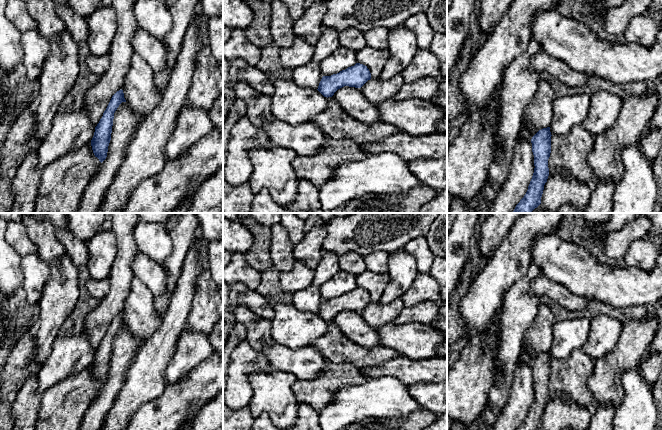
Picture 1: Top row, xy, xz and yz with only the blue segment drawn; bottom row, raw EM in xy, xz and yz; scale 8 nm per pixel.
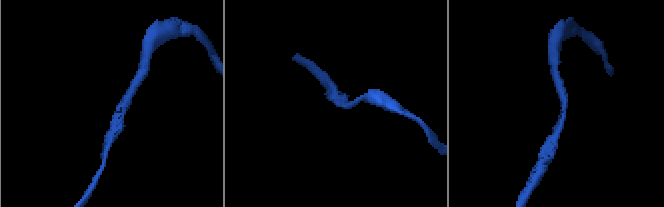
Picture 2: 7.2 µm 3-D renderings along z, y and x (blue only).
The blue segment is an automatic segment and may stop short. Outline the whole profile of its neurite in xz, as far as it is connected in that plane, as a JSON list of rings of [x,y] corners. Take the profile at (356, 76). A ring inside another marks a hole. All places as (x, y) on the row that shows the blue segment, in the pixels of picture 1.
[[[356,63],[337,74],[323,76],[317,90],[328,98],[344,86],[361,88],[370,79],[371,73],[367,66]]]

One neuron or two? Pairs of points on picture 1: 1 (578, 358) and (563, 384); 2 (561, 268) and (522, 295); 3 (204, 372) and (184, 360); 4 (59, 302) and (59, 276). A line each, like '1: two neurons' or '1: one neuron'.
1: one neuron
2: two neurons
3: two neurons
4: one neuron

